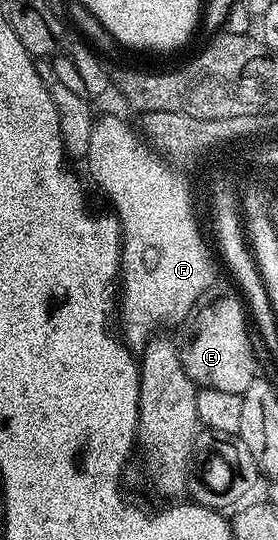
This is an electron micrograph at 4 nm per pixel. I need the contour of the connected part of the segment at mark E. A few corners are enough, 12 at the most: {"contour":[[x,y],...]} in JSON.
{"contour":[[240,297],[206,301],[179,353],[198,387],[242,395],[258,377]]}

